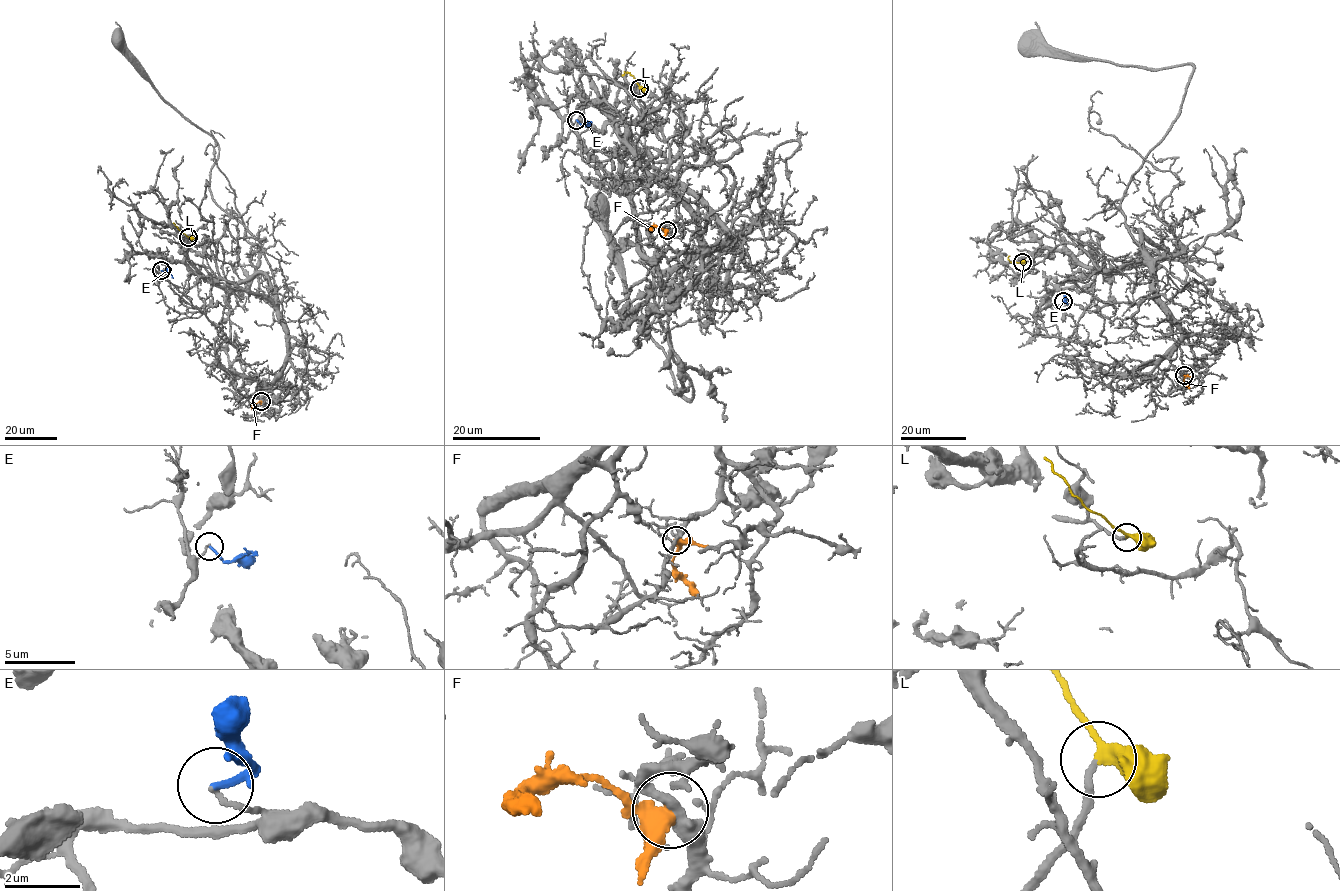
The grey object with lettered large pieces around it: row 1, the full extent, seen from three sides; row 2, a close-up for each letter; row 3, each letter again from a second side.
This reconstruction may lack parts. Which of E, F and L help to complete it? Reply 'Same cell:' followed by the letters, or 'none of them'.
Same cell: L

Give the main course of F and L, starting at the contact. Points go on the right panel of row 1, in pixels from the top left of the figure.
F: (1184, 375), (1184, 382), (1189, 388)
L: (1022, 262), (1010, 262), (1009, 256)

